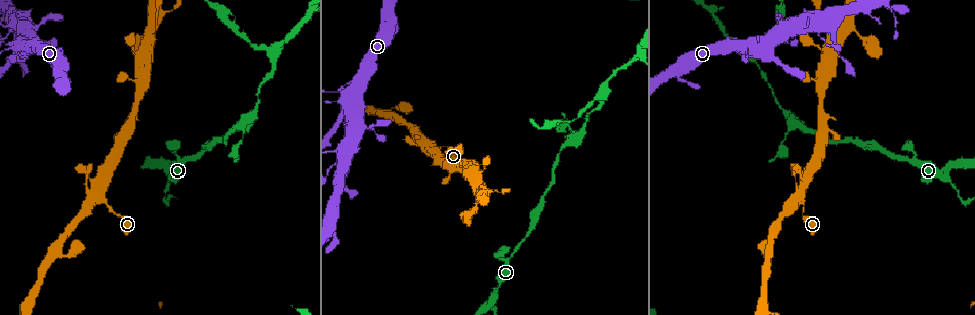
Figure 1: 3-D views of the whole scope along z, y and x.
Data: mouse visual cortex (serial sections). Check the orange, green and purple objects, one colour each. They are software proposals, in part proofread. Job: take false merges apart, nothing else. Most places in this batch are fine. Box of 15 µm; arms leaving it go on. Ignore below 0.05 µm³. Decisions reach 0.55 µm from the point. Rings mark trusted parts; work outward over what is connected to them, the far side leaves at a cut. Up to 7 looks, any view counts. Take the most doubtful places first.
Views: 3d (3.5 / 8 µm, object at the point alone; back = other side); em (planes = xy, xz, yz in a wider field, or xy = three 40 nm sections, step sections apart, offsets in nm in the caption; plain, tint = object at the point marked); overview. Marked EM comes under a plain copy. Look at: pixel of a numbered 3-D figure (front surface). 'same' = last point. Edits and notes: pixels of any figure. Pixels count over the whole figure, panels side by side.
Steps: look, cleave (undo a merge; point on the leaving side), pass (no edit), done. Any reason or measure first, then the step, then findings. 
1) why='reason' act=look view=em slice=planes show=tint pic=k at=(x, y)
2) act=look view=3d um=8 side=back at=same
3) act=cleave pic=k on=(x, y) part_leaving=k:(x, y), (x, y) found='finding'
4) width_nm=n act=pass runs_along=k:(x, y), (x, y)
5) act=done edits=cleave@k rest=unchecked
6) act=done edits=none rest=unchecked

act=look view=3d um=3.5 pic=1 at=(151, 35)

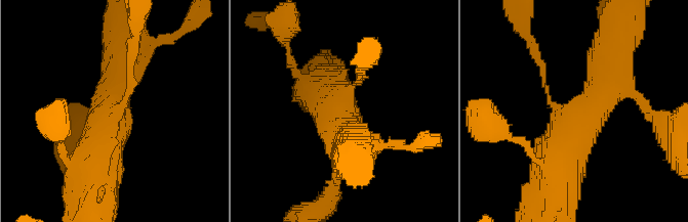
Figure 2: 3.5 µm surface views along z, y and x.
why='shape alone is not enough' act=look view=em slice=xy step=5 show=tint pic=2 at=(117, 110)

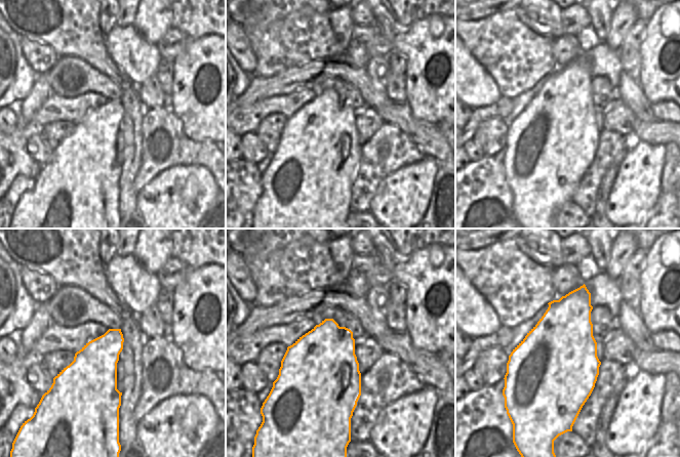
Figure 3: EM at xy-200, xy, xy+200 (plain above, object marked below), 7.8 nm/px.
width_nm=600 act=pass runs_along=2:(556, 186), (608, 71) found='all the same cell'

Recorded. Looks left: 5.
why='abrupt turn' act=look view=3d um=3.5 pic=1 at=(894, 7)

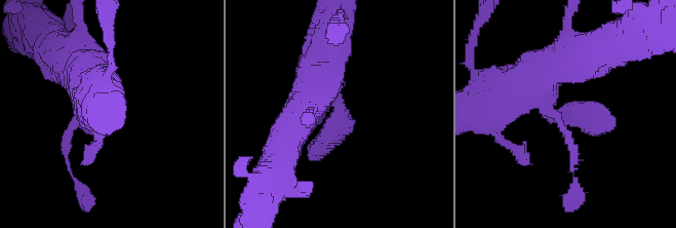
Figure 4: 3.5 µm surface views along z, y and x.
act=look view=em slice=xy step=1 show=tint pic=4 at=(335, 106)

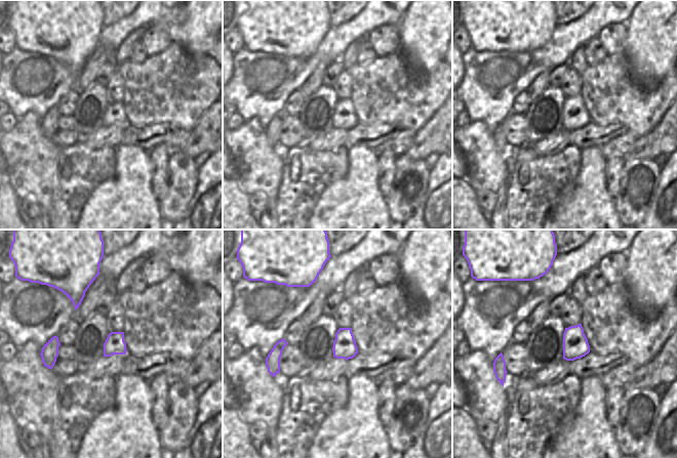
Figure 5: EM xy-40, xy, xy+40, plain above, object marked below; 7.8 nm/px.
act=look view=em slice=xy step=5 show=tint at=same

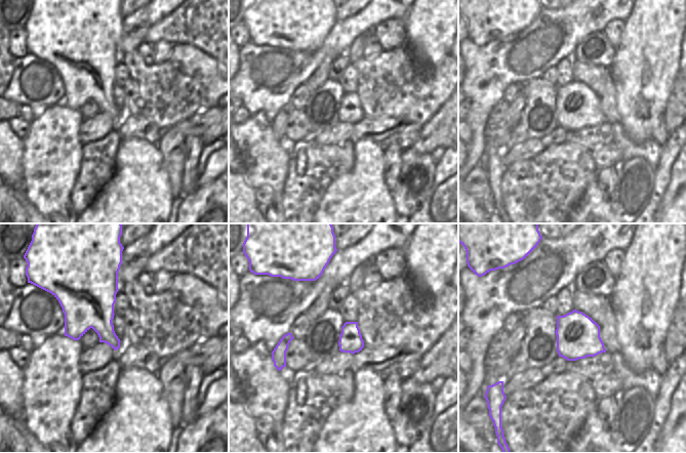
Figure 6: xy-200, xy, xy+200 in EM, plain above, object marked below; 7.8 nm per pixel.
act=pass runs_along=4:(516, 86), (553, 118), (615, 118) found='one cell here'

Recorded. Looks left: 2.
why='thin neck' act=look view=3d um=3.5 pic=1 at=(912, 152)

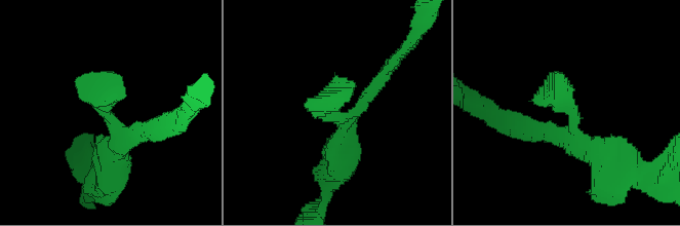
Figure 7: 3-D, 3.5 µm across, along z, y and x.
act=look view=em slice=xy step=3 show=tint pic=7 at=(339, 112)

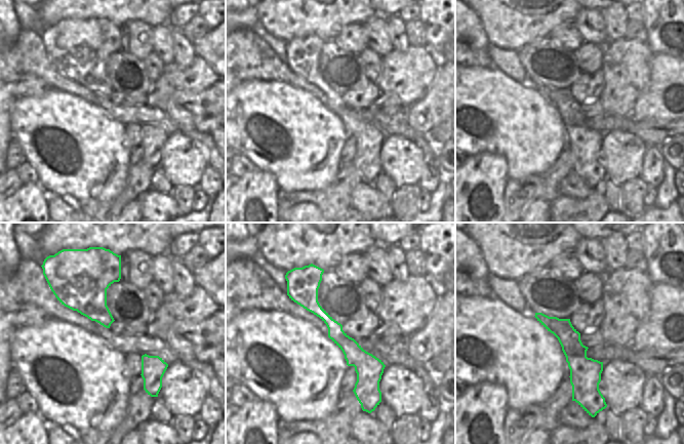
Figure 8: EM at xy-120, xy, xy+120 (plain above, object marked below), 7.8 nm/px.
act=pass runs_along=8:(317, 274), (312, 304), (364, 363), (364, 401) found='continuous, no second cell'

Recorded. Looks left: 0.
act=done edits=none rest=unchecked

